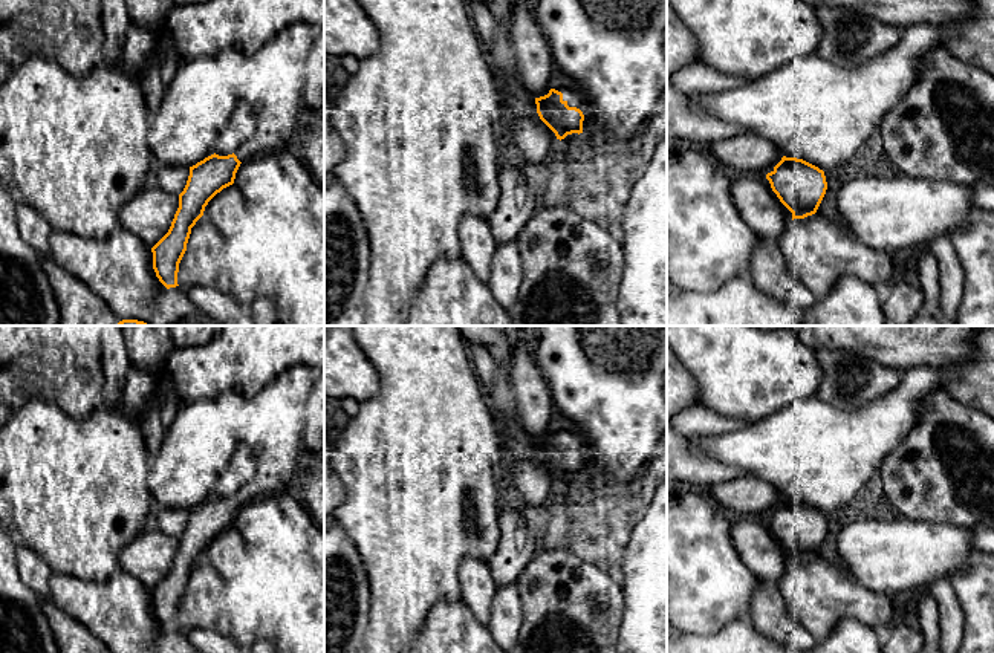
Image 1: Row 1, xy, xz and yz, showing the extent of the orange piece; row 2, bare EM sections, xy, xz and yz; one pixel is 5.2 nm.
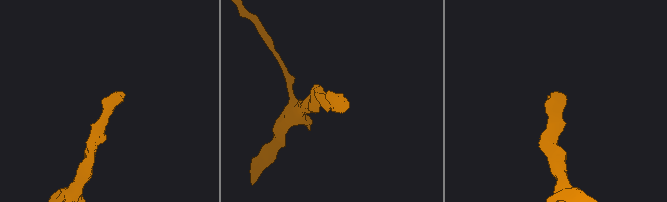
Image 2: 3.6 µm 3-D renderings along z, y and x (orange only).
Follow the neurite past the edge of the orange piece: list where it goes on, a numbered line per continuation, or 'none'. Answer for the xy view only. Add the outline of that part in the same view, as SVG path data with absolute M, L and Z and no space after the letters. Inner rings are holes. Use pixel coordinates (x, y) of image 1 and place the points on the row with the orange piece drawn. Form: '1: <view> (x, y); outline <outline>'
1: xy (271, 81); outline M295 23L242 64L236 89L239 101L254 110L257 128L234 151L240 162L292 144L304 104L304 66L317 31Z

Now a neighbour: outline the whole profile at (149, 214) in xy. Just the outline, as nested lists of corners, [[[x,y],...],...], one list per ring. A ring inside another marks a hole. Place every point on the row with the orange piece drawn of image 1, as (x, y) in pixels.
[[[150,182],[121,208],[119,226],[153,248],[168,232],[177,208],[177,194]]]

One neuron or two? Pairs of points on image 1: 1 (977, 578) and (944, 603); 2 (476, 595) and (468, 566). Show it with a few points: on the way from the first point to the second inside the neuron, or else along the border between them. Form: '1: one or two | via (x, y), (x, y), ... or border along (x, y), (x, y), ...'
1: two | border along (948, 581), (964, 615), (964, 629)
2: one | via (476, 588), (473, 574)

